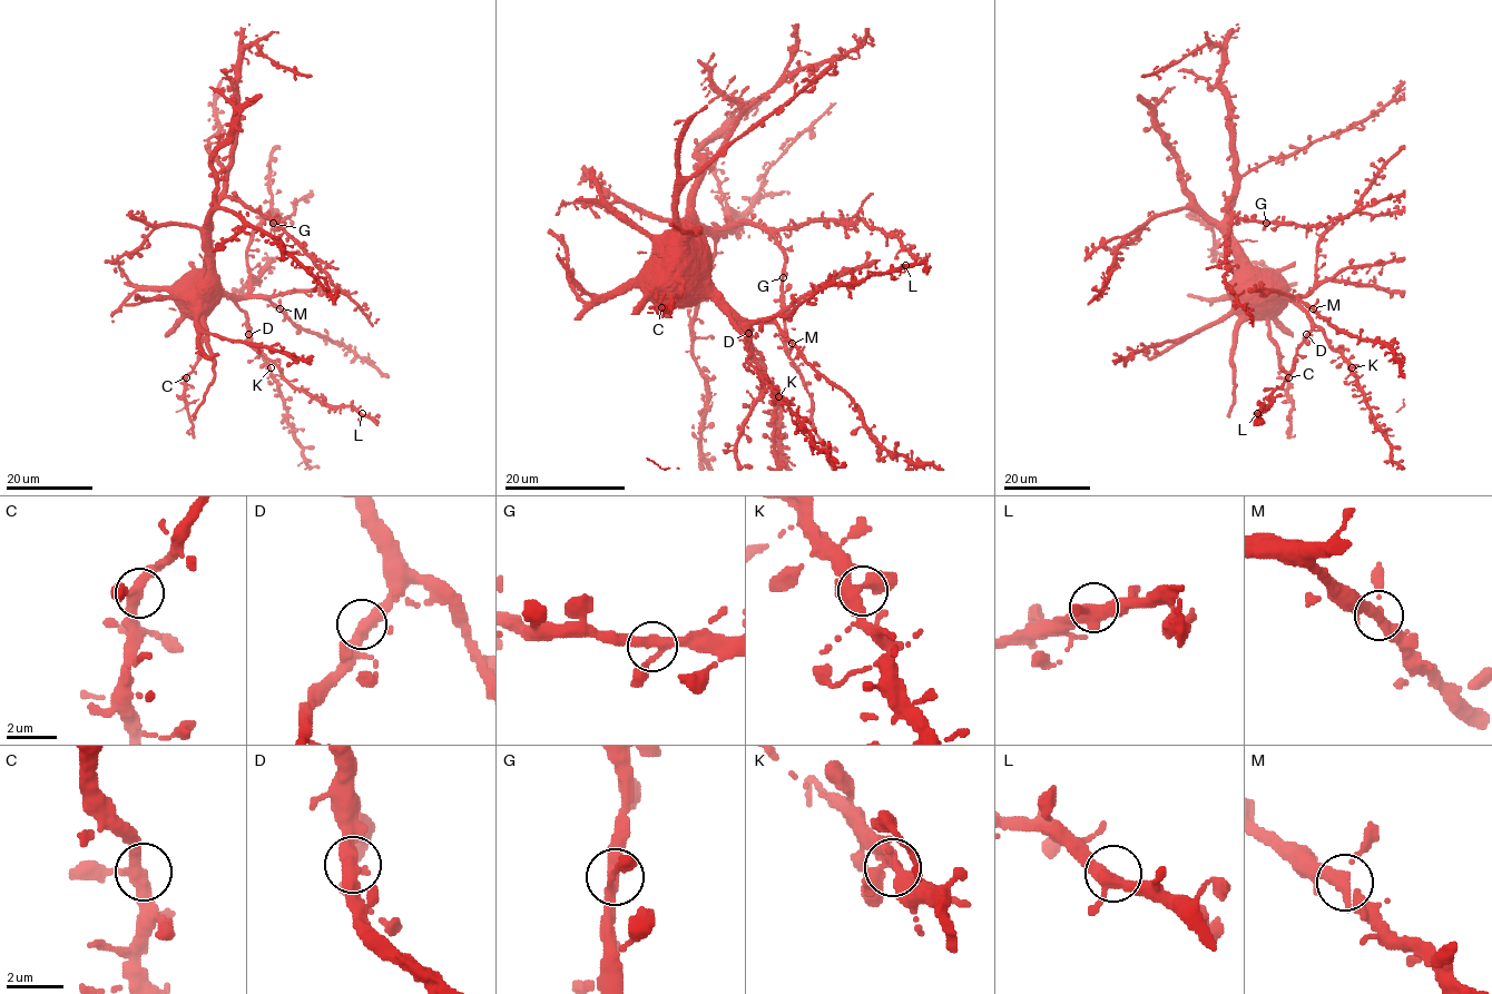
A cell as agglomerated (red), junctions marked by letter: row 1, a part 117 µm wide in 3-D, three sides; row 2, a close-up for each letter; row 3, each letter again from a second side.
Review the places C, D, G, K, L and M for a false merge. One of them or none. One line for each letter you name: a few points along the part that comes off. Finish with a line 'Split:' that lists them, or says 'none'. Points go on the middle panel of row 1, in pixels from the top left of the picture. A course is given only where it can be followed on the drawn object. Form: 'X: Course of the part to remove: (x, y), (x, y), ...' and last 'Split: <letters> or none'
Split: none

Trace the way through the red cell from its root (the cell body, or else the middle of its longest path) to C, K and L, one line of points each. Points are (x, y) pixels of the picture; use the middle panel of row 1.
C: (693, 242), (696, 245), (700, 240), (700, 252), (679, 274), (683, 294), (675, 295), (661, 307)
K: (693, 242), (696, 245), (703, 240), (709, 252), (709, 296), (745, 336), (748, 361), (778, 396)
L: (693, 242), (709, 252), (709, 296), (746, 340), (757, 321), (786, 316), (828, 286), (905, 265)

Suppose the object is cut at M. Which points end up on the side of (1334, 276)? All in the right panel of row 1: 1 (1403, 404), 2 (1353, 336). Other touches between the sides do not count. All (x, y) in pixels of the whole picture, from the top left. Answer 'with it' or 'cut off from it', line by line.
1: with it
2: cut off from it

